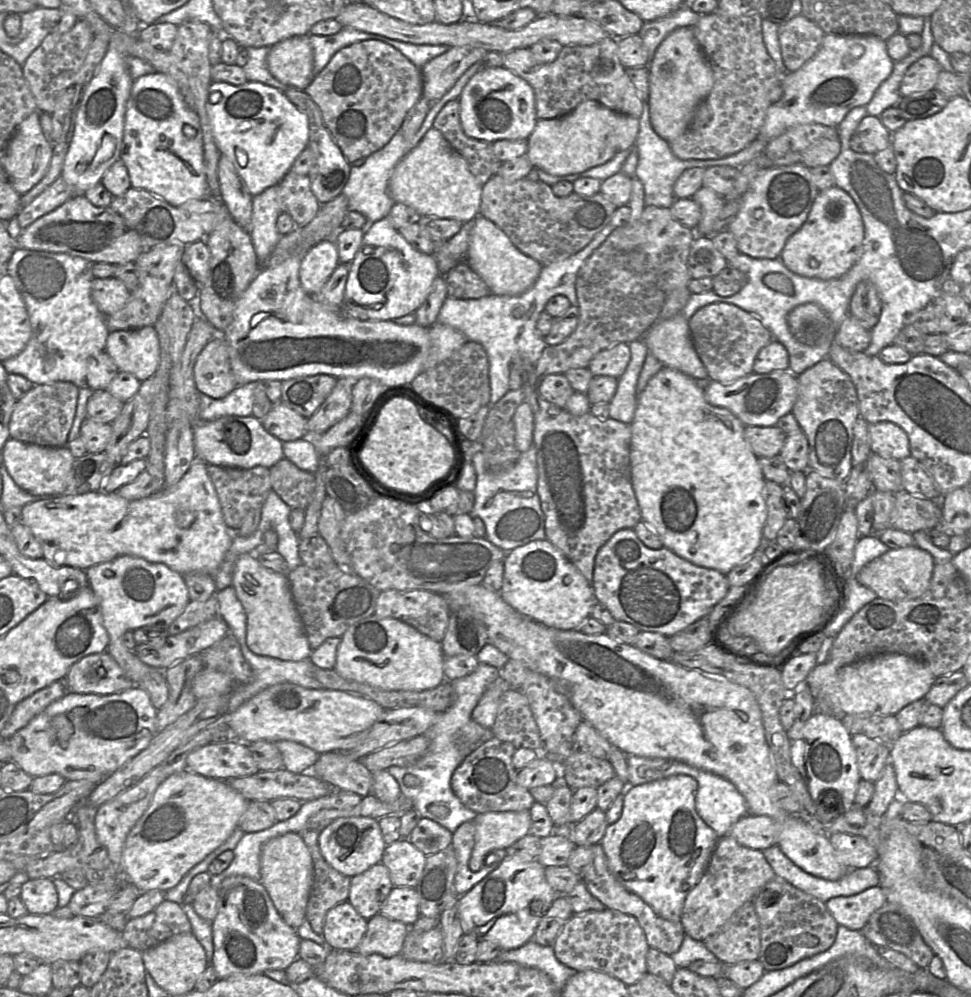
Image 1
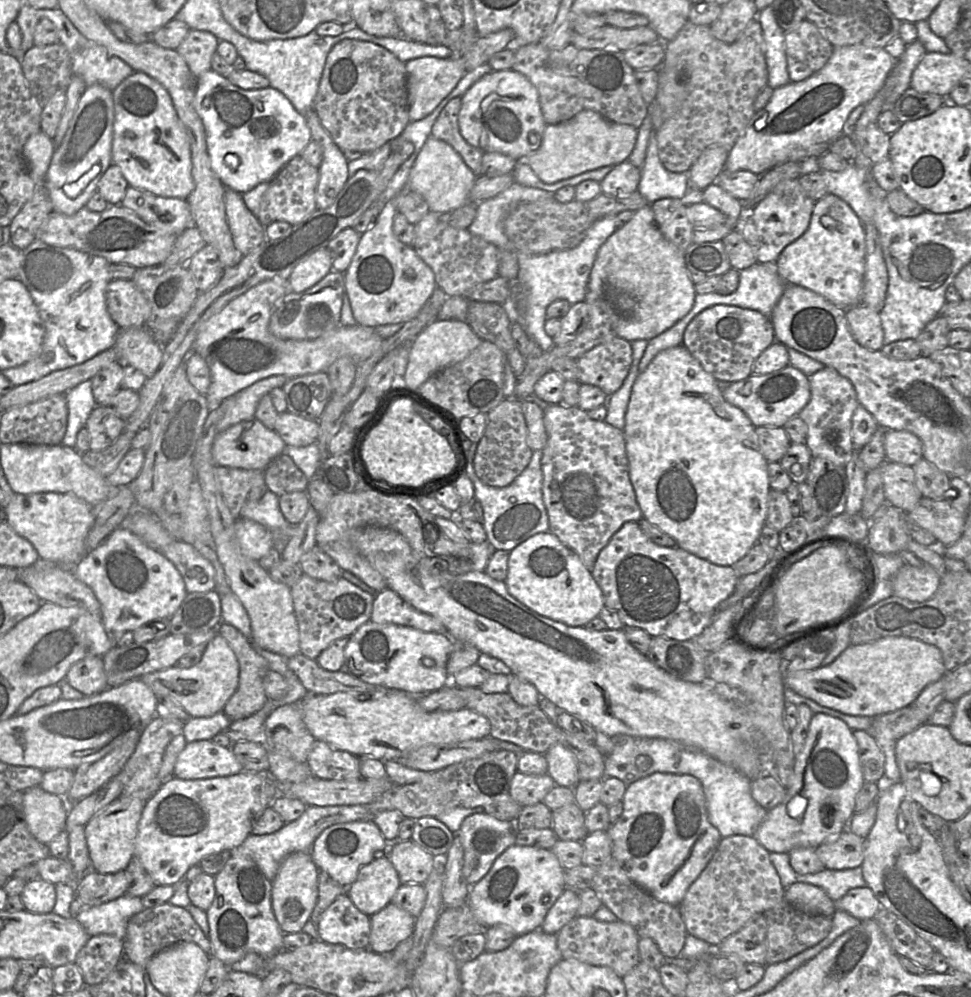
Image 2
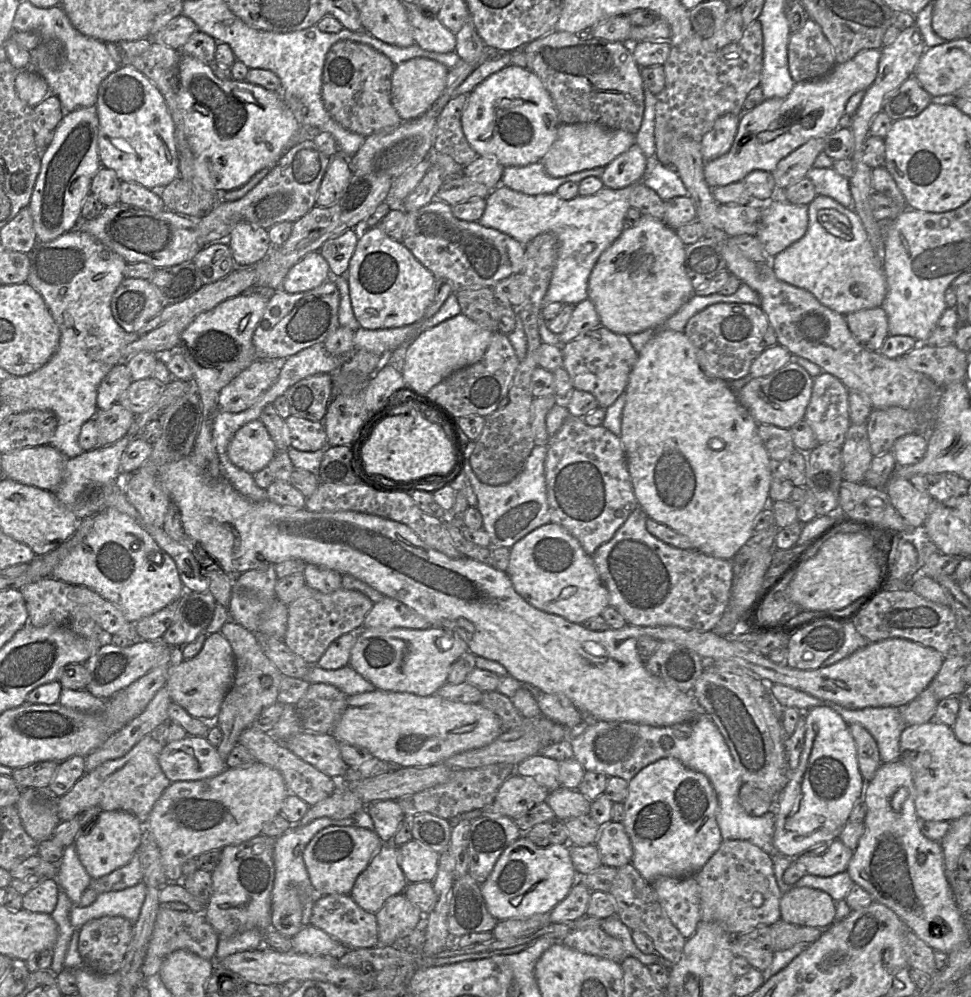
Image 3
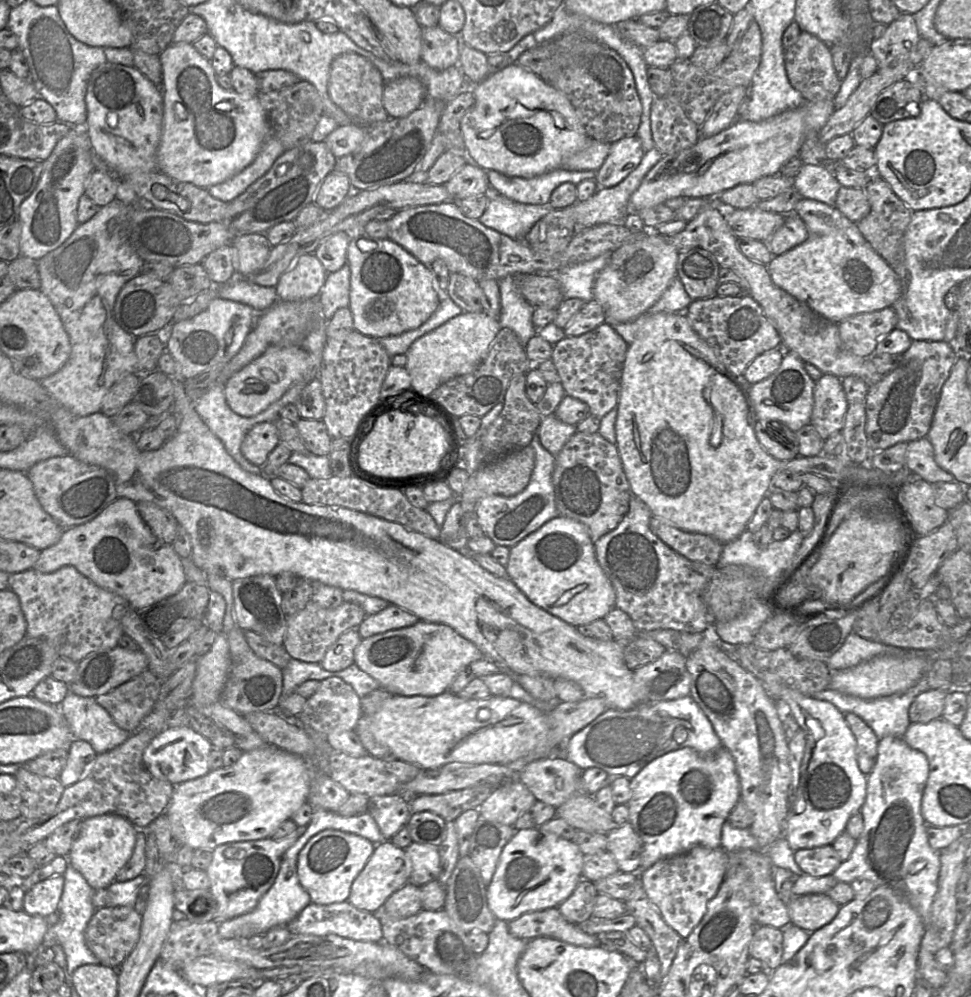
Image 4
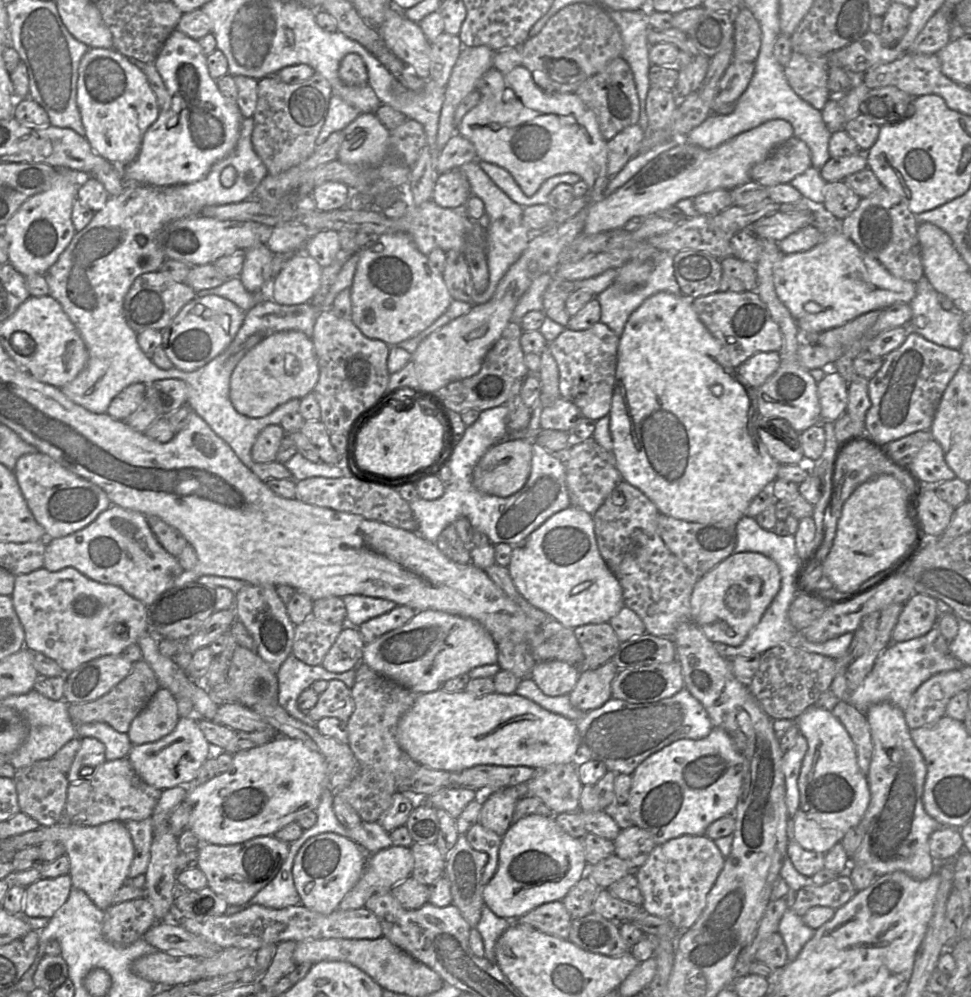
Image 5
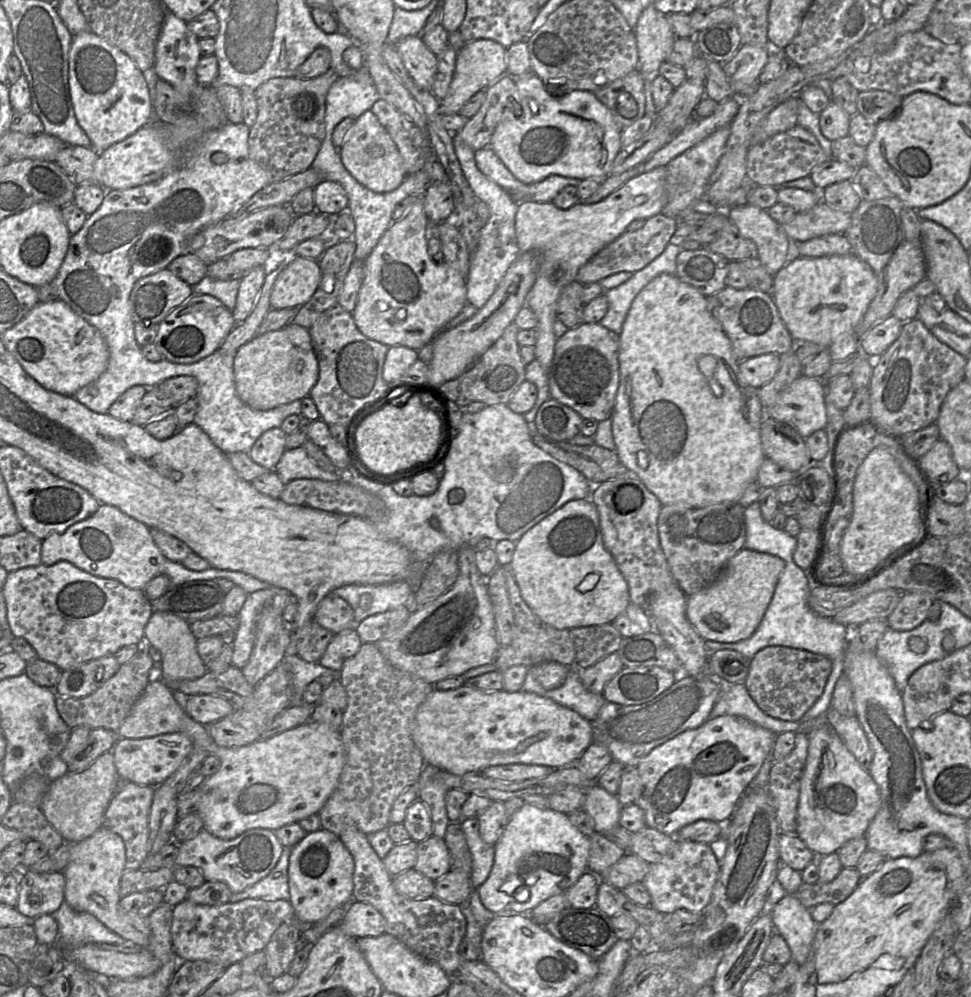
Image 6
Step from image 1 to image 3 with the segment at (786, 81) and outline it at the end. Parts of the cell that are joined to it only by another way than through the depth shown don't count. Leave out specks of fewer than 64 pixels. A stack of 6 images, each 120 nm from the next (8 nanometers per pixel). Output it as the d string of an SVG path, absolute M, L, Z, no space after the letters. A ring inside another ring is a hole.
M865 49L844 63L837 63L824 77L795 84L791 93L785 98L765 100L751 111L743 112L740 117L737 134L731 149L724 155L708 161L704 165L704 177L708 186L713 189L730 183L742 181L754 170L772 172L778 163L790 153L816 137L826 137L841 125L845 106L849 98L858 91L867 90L874 82L881 57L881 49Z

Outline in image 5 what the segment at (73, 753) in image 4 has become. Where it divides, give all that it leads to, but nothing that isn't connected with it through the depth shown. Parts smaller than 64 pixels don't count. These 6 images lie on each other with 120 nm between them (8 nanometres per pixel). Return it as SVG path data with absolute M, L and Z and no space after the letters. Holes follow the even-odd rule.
M92 737L82 738L80 748L66 773L68 781L73 783L88 779L105 760L105 746L101 741Z

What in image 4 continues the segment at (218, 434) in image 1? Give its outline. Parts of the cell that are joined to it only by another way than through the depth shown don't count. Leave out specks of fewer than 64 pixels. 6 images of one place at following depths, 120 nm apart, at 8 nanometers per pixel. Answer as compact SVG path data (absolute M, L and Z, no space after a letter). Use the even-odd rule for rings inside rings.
M262 422L247 432L241 444L241 453L250 463L261 467L279 442L273 422Z

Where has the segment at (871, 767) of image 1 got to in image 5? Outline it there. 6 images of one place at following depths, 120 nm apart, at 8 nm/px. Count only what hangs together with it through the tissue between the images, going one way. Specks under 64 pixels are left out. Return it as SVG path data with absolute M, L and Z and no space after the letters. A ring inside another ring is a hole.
M839 701L831 712L842 723L854 742L858 765L862 773L867 776L873 756L873 743L865 713L846 701Z

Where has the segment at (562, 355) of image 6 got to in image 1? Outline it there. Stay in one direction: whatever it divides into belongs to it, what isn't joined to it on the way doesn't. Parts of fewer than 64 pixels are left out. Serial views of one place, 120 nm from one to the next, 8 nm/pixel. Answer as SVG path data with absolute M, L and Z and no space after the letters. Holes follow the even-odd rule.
M629 343L615 344L597 353L588 365L595 376L611 376L619 379L625 372L631 357Z

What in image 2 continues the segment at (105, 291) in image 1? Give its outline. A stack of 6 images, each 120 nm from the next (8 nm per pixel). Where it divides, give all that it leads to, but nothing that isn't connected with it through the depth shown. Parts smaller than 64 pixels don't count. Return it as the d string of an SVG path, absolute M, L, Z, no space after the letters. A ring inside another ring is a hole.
M112 280L106 287L106 306L122 329L145 326L151 315L149 302L132 280Z

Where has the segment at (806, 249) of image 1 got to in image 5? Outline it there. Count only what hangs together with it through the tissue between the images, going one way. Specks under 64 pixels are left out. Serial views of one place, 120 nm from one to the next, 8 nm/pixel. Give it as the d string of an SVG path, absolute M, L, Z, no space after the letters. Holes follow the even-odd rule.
M801 199L797 202L792 203L783 203L779 205L779 212L782 213L792 213L796 211L802 211L802 210L811 210L814 214L814 226L818 228L822 234L823 238L820 243L818 243L816 246L811 248L810 250L803 251L803 252L797 252L792 254L785 254L782 255L777 264L774 267L773 271L773 281L776 293L781 300L781 302L787 307L790 314L794 318L799 330L801 333L816 333L820 334L821 332L824 332L826 330L839 327L841 325L844 325L845 323L855 319L856 317L860 316L861 314L864 314L871 310L882 310L886 307L889 307L890 305L898 302L906 302L910 303L910 301L914 298L916 294L916 282L912 282L909 280L905 280L899 277L894 276L892 273L889 272L889 270L883 266L878 260L864 252L859 246L857 246L850 238L848 238L842 231L841 231L841 220L834 216L831 212L829 212L823 204L820 203L809 203L805 199Z

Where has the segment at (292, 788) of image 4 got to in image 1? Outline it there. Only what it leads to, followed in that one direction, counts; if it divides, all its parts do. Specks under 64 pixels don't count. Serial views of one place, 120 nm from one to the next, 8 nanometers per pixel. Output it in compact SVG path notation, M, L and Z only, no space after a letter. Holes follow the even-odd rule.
M189 770L167 777L156 789L152 802L128 833L122 852L120 873L142 893L163 892L176 886L194 866L223 844L238 827L250 801L221 779L205 778Z

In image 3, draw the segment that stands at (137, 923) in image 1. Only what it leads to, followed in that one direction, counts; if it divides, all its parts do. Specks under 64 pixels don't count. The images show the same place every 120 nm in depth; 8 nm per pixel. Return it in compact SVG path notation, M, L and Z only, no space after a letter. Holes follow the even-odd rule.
M161 906L155 919L141 973L144 979L158 973L164 959L177 950L188 950L203 959L214 961L219 938L218 933L203 914L177 911L168 906Z

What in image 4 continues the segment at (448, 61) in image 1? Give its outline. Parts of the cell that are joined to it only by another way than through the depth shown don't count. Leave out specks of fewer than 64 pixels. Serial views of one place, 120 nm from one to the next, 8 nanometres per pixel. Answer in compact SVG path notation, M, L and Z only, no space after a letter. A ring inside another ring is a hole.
M400 77L386 82L383 105L390 118L406 117L426 100L424 84L414 77Z

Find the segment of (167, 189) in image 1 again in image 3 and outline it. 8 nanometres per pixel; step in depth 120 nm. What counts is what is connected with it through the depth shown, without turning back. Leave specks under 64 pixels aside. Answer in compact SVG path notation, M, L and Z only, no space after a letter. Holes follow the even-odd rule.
M122 65L109 74L99 86L95 108L99 119L98 154L103 167L114 170L121 181L138 183L154 191L179 176L174 121L162 94L140 71Z

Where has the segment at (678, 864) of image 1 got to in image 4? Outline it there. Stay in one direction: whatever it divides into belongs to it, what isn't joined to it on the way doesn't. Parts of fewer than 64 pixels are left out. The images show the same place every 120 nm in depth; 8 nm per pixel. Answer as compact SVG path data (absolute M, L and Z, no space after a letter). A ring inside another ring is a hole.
M686 747L649 762L630 779L629 823L643 841L640 871L696 846L721 847L722 826L740 800L740 780L726 748L704 756Z

